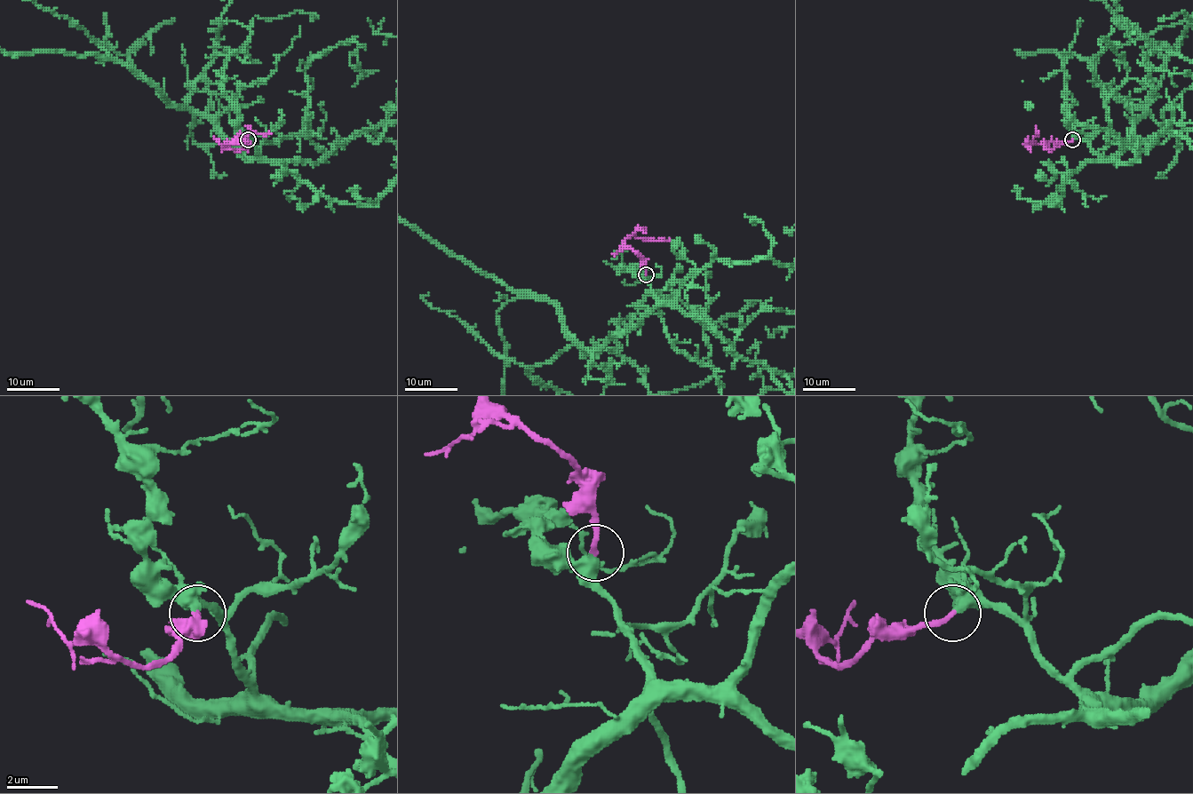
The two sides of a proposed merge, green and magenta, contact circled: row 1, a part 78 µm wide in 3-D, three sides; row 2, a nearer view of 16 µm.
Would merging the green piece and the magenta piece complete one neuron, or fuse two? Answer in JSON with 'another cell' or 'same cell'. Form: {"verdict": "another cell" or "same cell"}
{"verdict": "same cell"}

